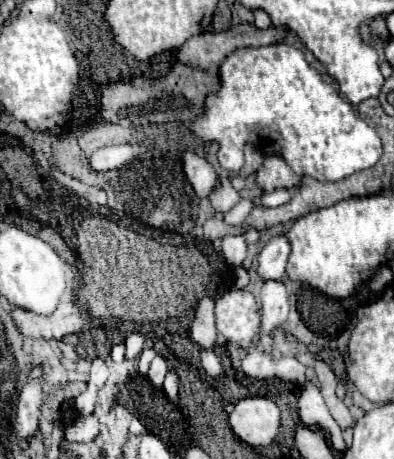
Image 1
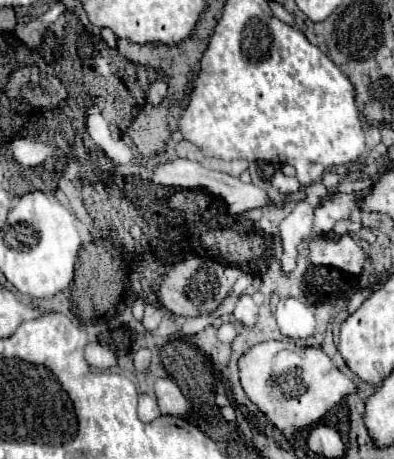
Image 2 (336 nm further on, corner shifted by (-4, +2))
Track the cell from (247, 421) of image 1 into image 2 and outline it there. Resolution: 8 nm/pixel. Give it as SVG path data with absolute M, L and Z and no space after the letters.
M270 339L252 345L238 359L238 371L248 399L278 429L310 427L336 403L358 389L356 381L342 373L322 349L298 345L294 341Z

